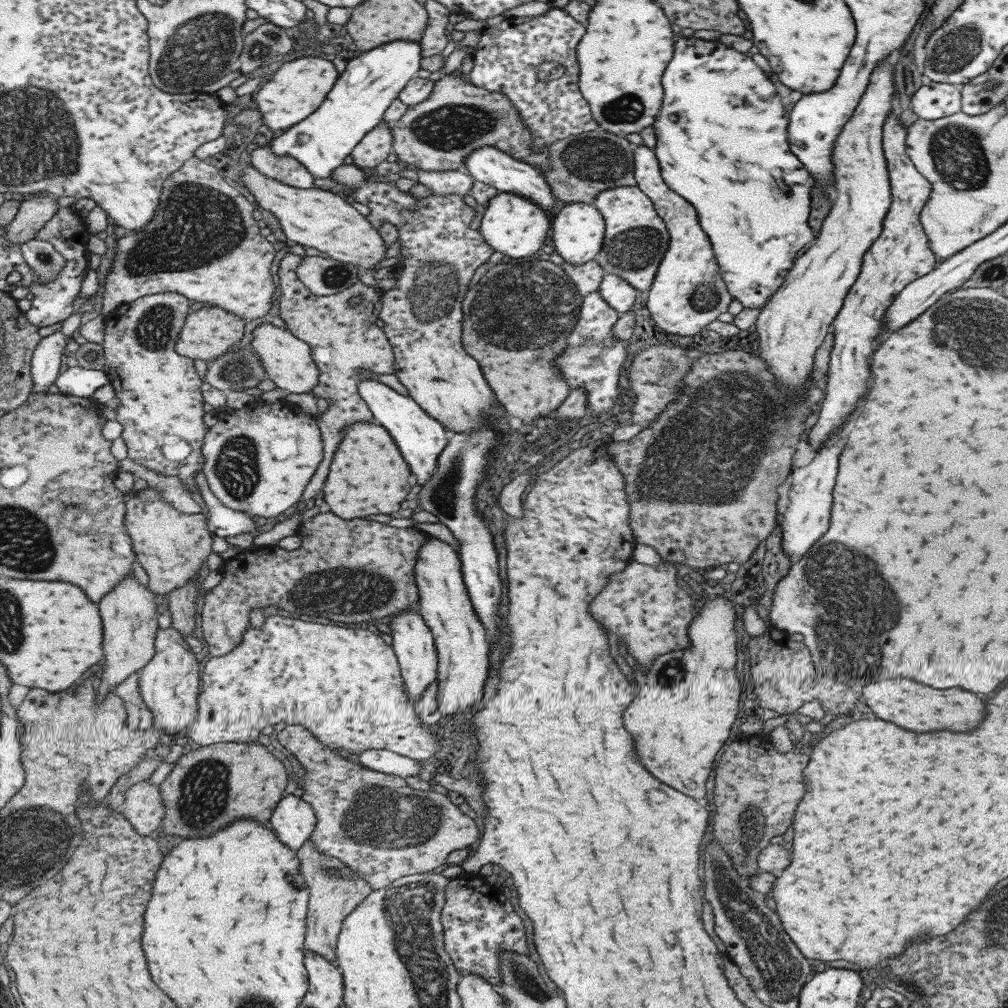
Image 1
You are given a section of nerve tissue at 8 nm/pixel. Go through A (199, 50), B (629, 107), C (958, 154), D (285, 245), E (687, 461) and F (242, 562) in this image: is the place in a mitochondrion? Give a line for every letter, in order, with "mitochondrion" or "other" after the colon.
A: mitochondrion
B: mitochondrion
C: mitochondrion
D: other
E: mitochondrion
F: other

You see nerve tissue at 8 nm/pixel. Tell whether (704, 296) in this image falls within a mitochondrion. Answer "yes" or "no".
yes

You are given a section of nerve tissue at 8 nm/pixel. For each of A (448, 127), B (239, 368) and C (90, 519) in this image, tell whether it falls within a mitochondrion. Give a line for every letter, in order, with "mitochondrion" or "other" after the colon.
A: mitochondrion
B: mitochondrion
C: other

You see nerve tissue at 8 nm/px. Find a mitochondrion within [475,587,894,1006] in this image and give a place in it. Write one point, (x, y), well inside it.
(780, 972)

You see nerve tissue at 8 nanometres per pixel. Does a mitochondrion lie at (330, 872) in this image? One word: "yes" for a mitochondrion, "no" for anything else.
yes

